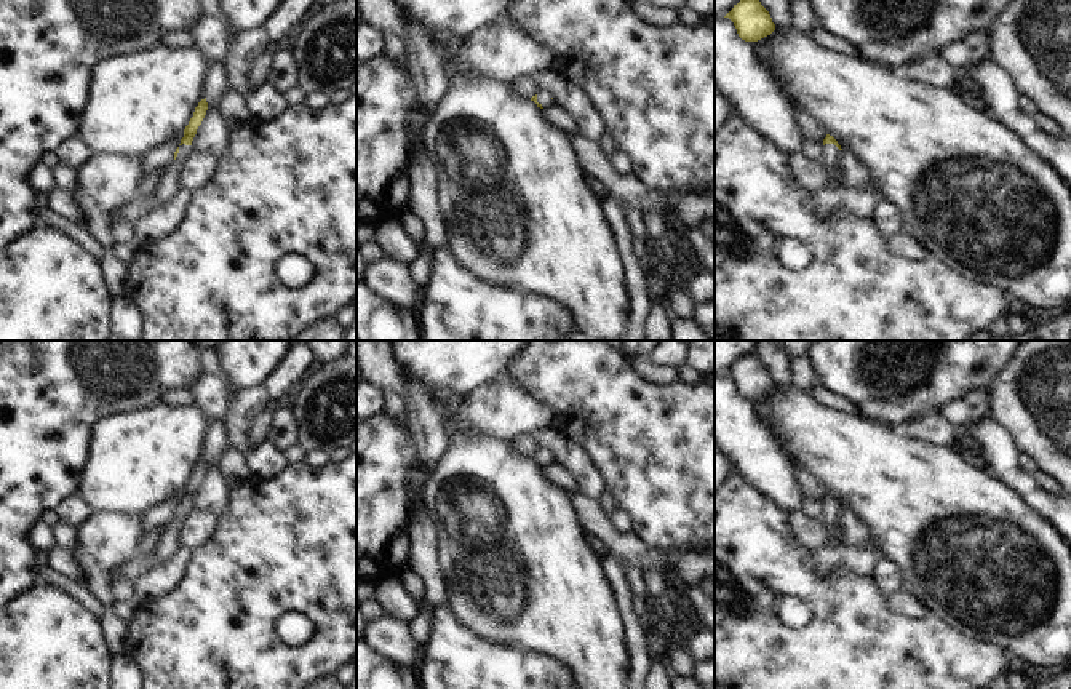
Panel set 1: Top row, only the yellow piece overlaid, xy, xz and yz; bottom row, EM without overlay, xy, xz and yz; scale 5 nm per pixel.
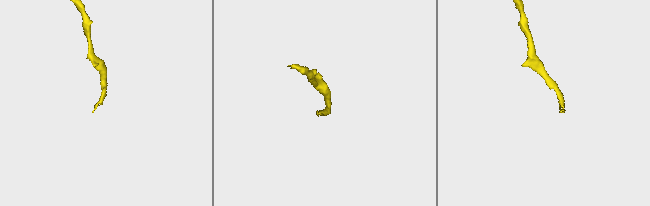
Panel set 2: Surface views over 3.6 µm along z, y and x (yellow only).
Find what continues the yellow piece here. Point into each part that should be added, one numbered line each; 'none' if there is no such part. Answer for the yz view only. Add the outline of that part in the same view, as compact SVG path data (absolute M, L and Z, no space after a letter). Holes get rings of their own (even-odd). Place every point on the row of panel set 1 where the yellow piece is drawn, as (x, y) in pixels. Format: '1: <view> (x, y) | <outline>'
1: yz (832, 155) | M834 144L823 145L823 166L826 173L826 185L828 189L838 189L846 185L842 179L842 160L844 152L839 150Z

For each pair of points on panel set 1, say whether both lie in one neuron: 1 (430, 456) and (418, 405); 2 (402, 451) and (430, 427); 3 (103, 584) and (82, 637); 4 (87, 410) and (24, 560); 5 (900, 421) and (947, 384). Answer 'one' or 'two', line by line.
1: one
2: two
3: two
4: one
5: one

